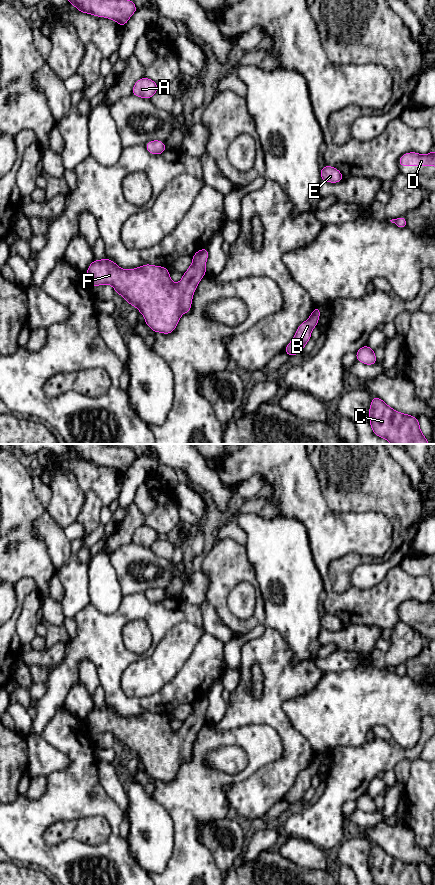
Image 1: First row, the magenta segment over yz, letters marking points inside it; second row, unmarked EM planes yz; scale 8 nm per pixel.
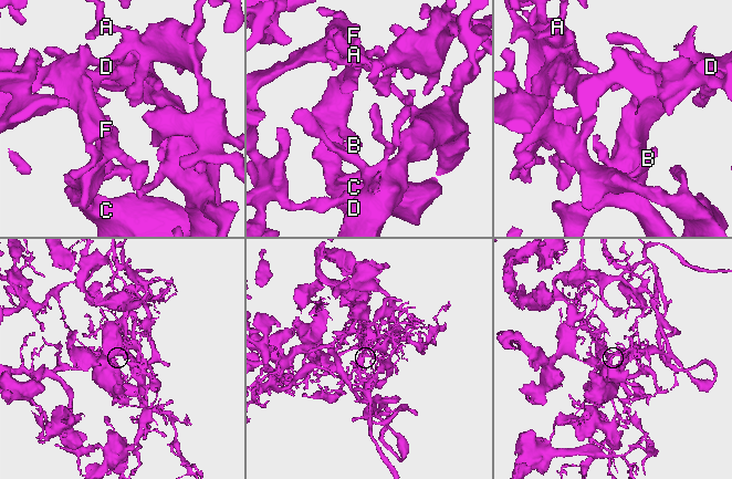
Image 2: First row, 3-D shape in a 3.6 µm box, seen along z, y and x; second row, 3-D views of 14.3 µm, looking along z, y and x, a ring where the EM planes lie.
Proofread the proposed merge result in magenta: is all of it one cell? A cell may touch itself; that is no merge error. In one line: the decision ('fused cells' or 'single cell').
single cell

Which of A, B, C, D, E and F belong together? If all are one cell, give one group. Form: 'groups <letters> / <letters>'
groups A B C D E F

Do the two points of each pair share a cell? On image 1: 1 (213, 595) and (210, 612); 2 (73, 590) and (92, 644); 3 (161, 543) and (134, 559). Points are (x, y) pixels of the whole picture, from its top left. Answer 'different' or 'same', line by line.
1: different
2: different
3: different

